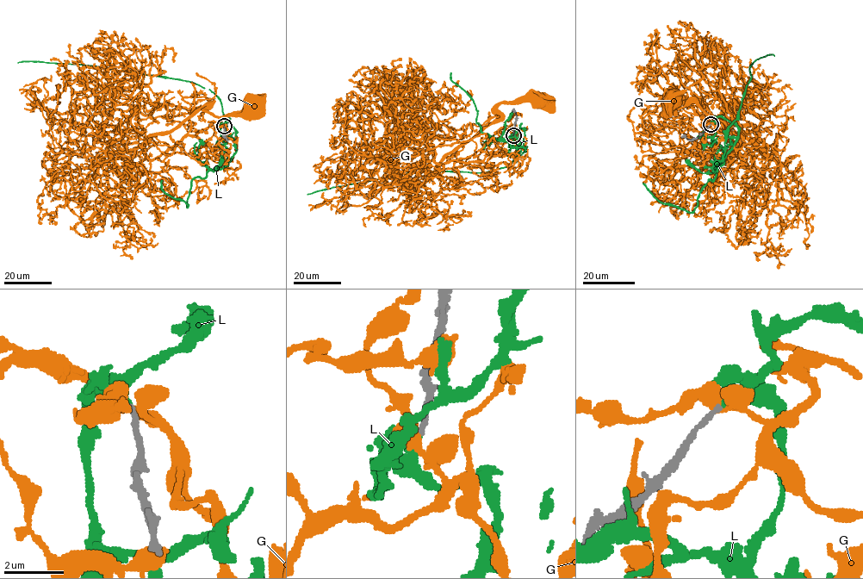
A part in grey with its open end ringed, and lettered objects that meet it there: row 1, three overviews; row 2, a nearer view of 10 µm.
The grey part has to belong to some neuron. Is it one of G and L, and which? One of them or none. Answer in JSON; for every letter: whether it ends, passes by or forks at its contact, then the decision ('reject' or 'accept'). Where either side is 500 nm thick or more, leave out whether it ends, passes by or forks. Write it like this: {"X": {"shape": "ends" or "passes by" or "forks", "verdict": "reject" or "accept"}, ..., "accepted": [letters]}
{"G": {"shape": "forks", "verdict": "reject"}, "L": {"shape": "ends", "verdict": "accept"}, "accepted": ["L"]}

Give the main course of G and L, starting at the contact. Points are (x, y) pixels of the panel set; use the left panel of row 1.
G: (224, 126), (184, 135), (152, 159), (140, 144), (117, 148), (133, 152), (204, 106), (226, 116), (250, 103)
L: (224, 126), (219, 146), (222, 157), (229, 158), (236, 151), (236, 129), (209, 90), (96, 65), (18, 62)

